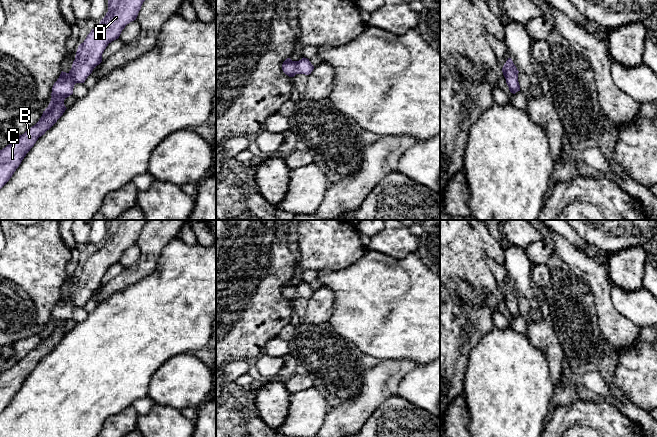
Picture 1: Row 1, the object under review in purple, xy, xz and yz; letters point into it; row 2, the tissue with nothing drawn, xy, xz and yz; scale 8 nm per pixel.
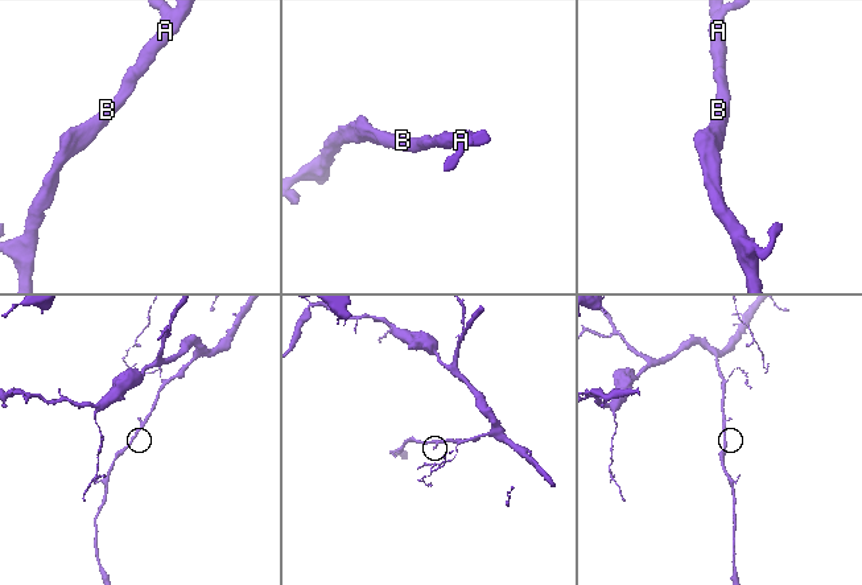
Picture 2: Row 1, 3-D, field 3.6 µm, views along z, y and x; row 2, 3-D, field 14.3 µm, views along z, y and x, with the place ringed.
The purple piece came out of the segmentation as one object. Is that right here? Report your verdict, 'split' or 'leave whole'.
leave whole

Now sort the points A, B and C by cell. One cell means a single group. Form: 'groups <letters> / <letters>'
groups A B C

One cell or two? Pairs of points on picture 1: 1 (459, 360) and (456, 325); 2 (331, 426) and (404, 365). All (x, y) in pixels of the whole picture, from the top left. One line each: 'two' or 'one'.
1: one
2: one

